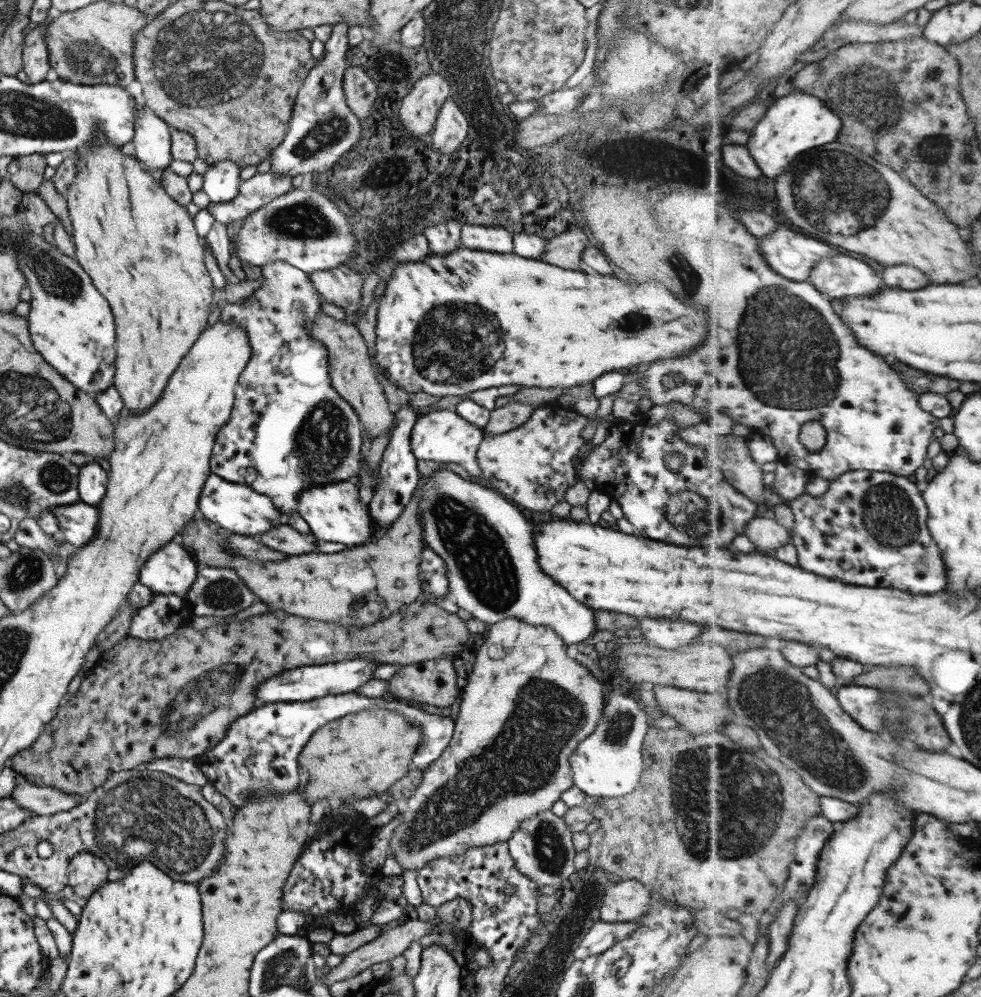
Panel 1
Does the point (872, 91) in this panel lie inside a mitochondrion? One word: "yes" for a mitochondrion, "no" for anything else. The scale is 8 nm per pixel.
yes

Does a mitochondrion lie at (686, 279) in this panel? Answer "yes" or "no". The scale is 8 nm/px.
yes

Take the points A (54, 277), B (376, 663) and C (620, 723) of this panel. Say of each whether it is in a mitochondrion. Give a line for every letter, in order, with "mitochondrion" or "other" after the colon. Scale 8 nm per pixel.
A: mitochondrion
B: other
C: mitochondrion

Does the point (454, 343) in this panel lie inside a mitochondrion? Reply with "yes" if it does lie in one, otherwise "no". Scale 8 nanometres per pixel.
yes

